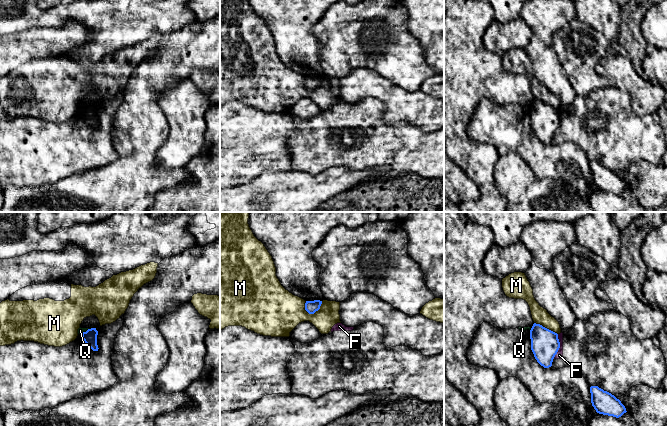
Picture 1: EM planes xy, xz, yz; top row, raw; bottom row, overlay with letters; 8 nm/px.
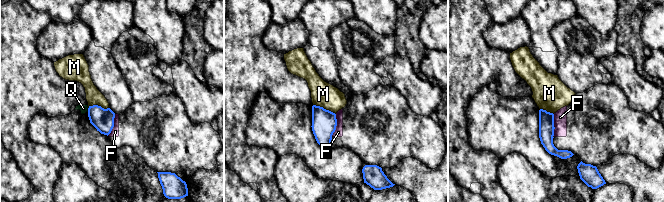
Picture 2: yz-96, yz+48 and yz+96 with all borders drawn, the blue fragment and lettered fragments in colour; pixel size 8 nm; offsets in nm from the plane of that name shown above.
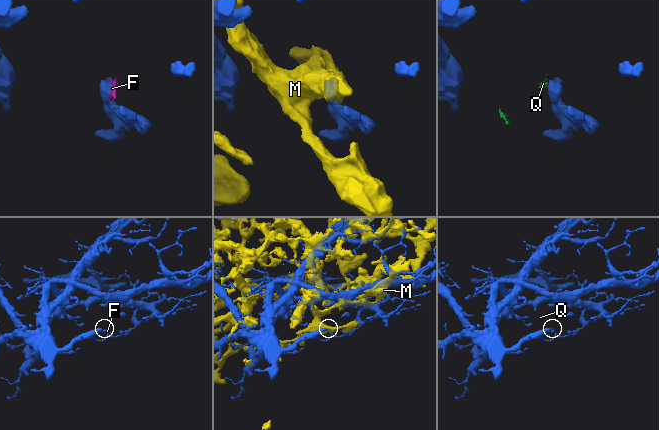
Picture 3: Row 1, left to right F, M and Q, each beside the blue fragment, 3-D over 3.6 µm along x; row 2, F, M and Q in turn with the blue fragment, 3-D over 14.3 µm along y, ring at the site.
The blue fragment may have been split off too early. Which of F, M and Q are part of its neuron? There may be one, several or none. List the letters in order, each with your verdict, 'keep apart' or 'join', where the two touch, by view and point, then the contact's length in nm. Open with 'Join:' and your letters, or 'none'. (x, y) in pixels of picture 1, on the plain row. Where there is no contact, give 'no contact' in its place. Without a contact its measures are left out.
Join: none
F: keep apart | yz (559, 122) | 200 nm
M: keep apart | xz (315, 87) | 170 nm
Q: keep apart | xy (86, 107) | 100 nm

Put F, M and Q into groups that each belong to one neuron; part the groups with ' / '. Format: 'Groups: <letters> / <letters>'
Groups: F / M / Q

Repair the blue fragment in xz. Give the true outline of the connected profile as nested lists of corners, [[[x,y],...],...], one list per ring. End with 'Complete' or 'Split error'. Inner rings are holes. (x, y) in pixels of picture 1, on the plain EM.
[[[320,76],[306,77],[305,86],[309,90],[314,90],[316,87],[320,85],[321,80],[322,80],[322,77]]]. Complete

